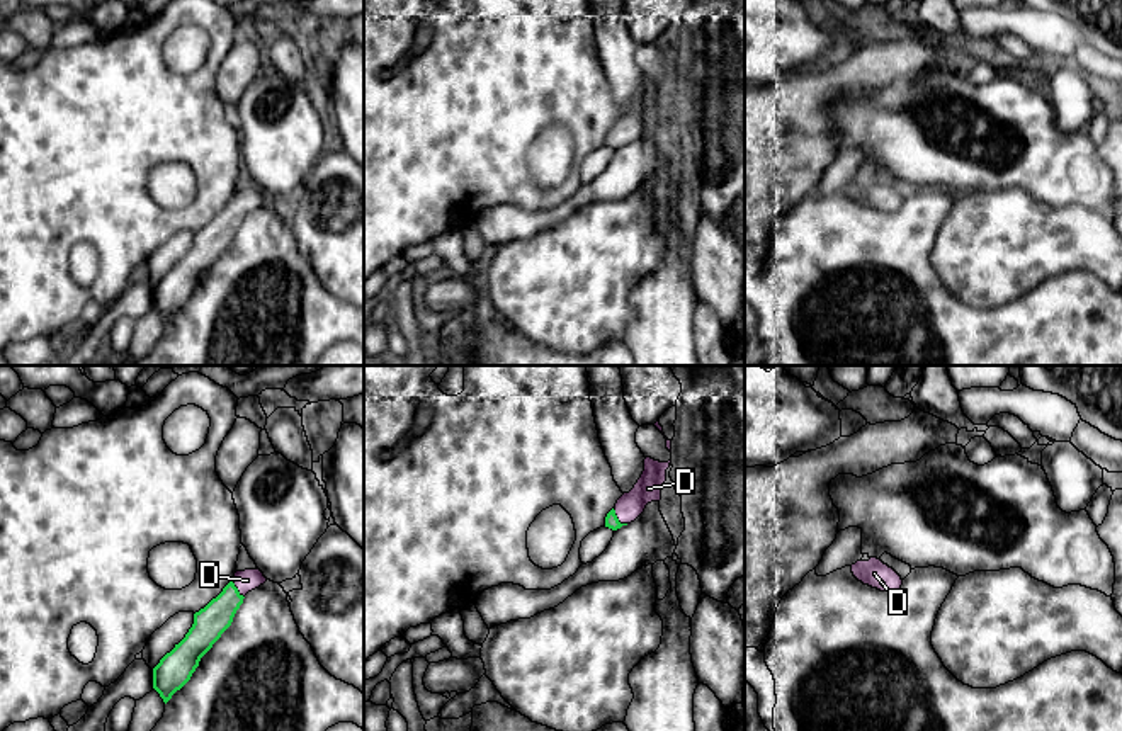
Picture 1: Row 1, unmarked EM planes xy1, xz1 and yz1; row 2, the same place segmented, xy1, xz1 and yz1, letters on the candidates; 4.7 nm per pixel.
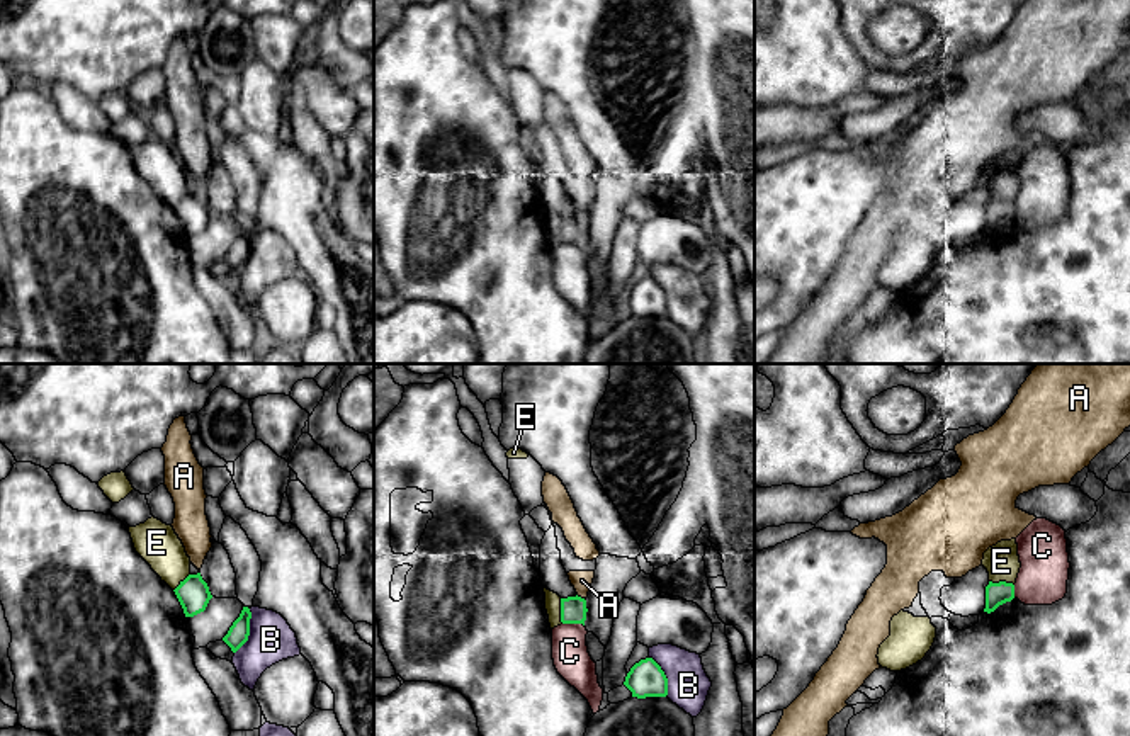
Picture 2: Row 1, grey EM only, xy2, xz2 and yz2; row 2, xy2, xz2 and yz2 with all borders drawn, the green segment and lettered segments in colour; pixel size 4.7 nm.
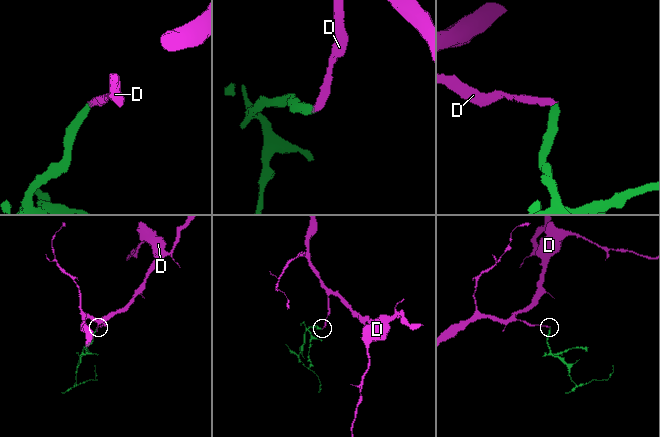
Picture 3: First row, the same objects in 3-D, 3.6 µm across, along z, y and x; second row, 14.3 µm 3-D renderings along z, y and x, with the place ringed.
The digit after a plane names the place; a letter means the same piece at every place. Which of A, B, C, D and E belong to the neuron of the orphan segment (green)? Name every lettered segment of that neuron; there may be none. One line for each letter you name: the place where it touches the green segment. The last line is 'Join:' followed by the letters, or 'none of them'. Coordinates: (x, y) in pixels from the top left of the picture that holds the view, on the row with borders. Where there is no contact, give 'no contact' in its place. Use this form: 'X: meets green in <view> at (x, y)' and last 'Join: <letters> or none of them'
D: meets green in xz1 at (617, 519)
Join: D

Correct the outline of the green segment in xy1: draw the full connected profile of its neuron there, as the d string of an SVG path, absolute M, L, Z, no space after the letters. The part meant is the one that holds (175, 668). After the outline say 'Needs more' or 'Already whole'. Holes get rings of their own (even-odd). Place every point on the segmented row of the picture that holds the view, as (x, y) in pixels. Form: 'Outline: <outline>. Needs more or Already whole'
Outline: M258 568L236 571L223 592L194 614L194 624L185 638L153 668L153 688L165 704L190 680L201 658L231 626L245 595L265 581Z. Needs more

